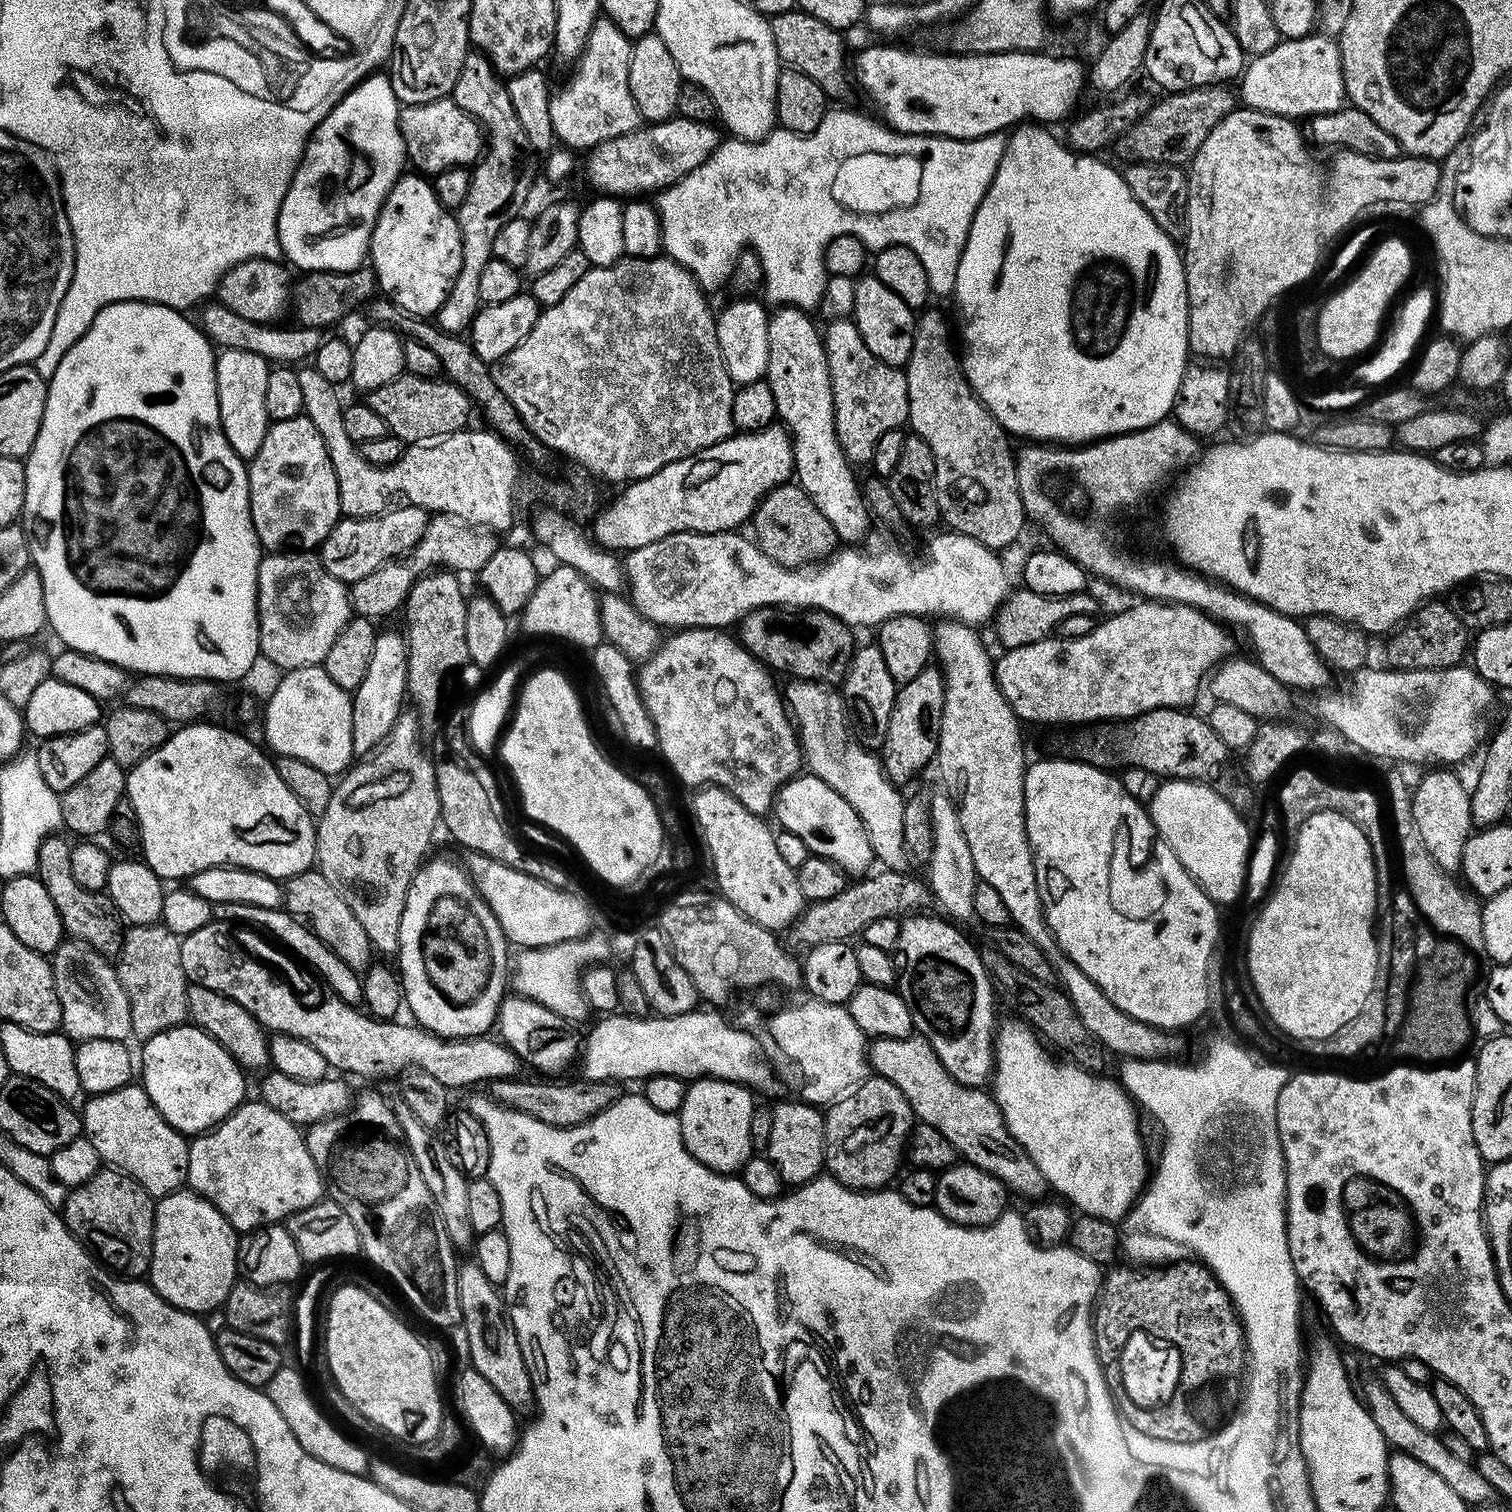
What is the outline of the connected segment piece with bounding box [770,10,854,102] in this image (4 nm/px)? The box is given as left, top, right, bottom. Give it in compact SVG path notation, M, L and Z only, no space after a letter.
M799 10L771 17L770 23L774 46L781 61L787 67L796 68L802 74L814 78L814 82L818 82L818 86L822 86L822 90L833 101L844 102L854 84L850 79L850 56L848 60L847 54L844 53L844 40L840 37L843 35L837 29L826 26L826 22Z

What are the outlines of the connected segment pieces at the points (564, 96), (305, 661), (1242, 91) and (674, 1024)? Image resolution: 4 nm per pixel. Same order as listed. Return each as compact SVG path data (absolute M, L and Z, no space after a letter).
M607 18L597 19L592 32L586 38L584 49L574 61L576 68L572 77L551 93L550 122L556 140L565 149L584 148L591 150L608 139L624 135L641 127L642 117L634 98L630 94L628 71L633 41Z
M315 551L274 552L260 557L258 582L256 583L256 613L260 619L260 651L263 659L277 664L280 670L301 668L311 664L323 665L334 638L352 619L352 598L349 585L344 584L334 574L330 574Z
M1323 34L1303 36L1297 40L1281 39L1270 54L1253 56L1247 61L1239 84L1239 99L1247 107L1289 118L1338 112L1346 104L1340 45L1333 37Z
M693 1010L686 1014L678 1014L677 1016L658 1016L655 1014L648 1015L645 1018L632 1017L625 1014L617 1014L618 1016L608 1016L605 1020L600 1020L592 1028L592 1033L586 1036L582 1044L582 1064L584 1060L584 1072L582 1072L583 1079L586 1080L610 1080L613 1082L625 1082L624 1080L637 1080L643 1082L649 1076L657 1076L658 1074L670 1074L682 1078L686 1082L699 1080L701 1078L711 1078L713 1080L729 1080L735 1084L743 1084L745 1088L751 1090L753 1093L759 1092L776 1092L780 1088L780 1080L772 1073L772 1068L759 1056L756 1052L751 1052L750 1049L755 1046L757 1037L741 1026L731 1028L722 1017L719 1016L719 1011L708 1010L712 1012L700 1012L701 1010Z

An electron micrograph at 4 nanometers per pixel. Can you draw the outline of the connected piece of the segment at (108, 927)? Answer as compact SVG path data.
M53 834L42 842L42 846L38 850L35 875L39 876L41 882L46 886L46 891L50 894L50 898L54 901L54 906L62 918L64 931L71 939L80 940L106 958L119 957L120 948L124 944L125 921L107 894L91 892L78 886L70 862L72 844L67 835L64 835L65 837L60 835Z

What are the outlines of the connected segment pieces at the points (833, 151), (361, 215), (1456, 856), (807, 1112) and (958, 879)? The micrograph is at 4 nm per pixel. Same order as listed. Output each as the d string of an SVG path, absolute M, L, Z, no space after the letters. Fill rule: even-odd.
M836 106L825 114L820 125L807 136L777 127L767 138L755 142L735 138L721 139L716 149L698 167L659 193L658 213L664 239L663 251L678 261L687 272L692 273L701 288L711 290L720 288L723 284L725 287L729 283L734 262L747 246L758 254L763 272L762 292L773 300L773 305L816 310L819 309L826 281L824 248L830 238L834 238L832 232L836 232L836 228L876 228L876 244L884 244L887 248L891 244L905 244L910 250L914 250L914 254L918 254L918 258L922 258L930 278L933 297L951 297L956 291L958 262L964 252L972 219L982 198L988 193L992 180L1001 171L1000 163L1008 144L1008 136L1004 132L995 132L980 140L950 140L950 164L964 162L964 168L974 176L968 176L968 188L964 188L964 192L958 190L958 196L942 196L942 202L934 204L932 210L926 204L926 216L896 216L890 212L858 214L858 206L852 206L850 214L850 206L841 204L836 208L841 202L838 199L836 178L840 168L850 162L853 152L856 156L862 155L862 142L857 143L854 148L853 142L851 144L848 140L839 140L839 136L855 124L854 113L847 112L844 106ZM854 214L864 222L842 218Z
M369 74L348 91L308 137L304 156L296 166L286 198L276 219L280 251L292 264L308 272L352 272L365 263L372 243L372 227L388 191L400 179L405 167L403 140L400 137L401 103L387 75Z
M1444 771L1448 772L1428 772L1417 784L1414 784L1414 787L1411 789L1412 813L1414 814L1414 826L1418 826L1418 834L1422 834L1422 842L1426 842L1426 850L1430 850L1430 854L1438 862L1440 868L1452 874L1460 867L1462 846L1466 846L1469 836L1471 836L1474 831L1474 825L1471 816L1469 785L1464 785L1463 782L1452 773L1455 771Z
M800 1098L784 1100L772 1108L774 1126L770 1126L770 1142L766 1149L768 1160L778 1170L785 1185L799 1186L817 1179L824 1167L824 1112Z
M941 794L932 800L932 857L926 865L926 883L932 889L937 905L941 904L953 921L972 920L974 916L974 890L978 877L974 870L974 858L970 858L970 846L966 846L966 838L962 834L960 819L956 813L956 805L951 796Z

